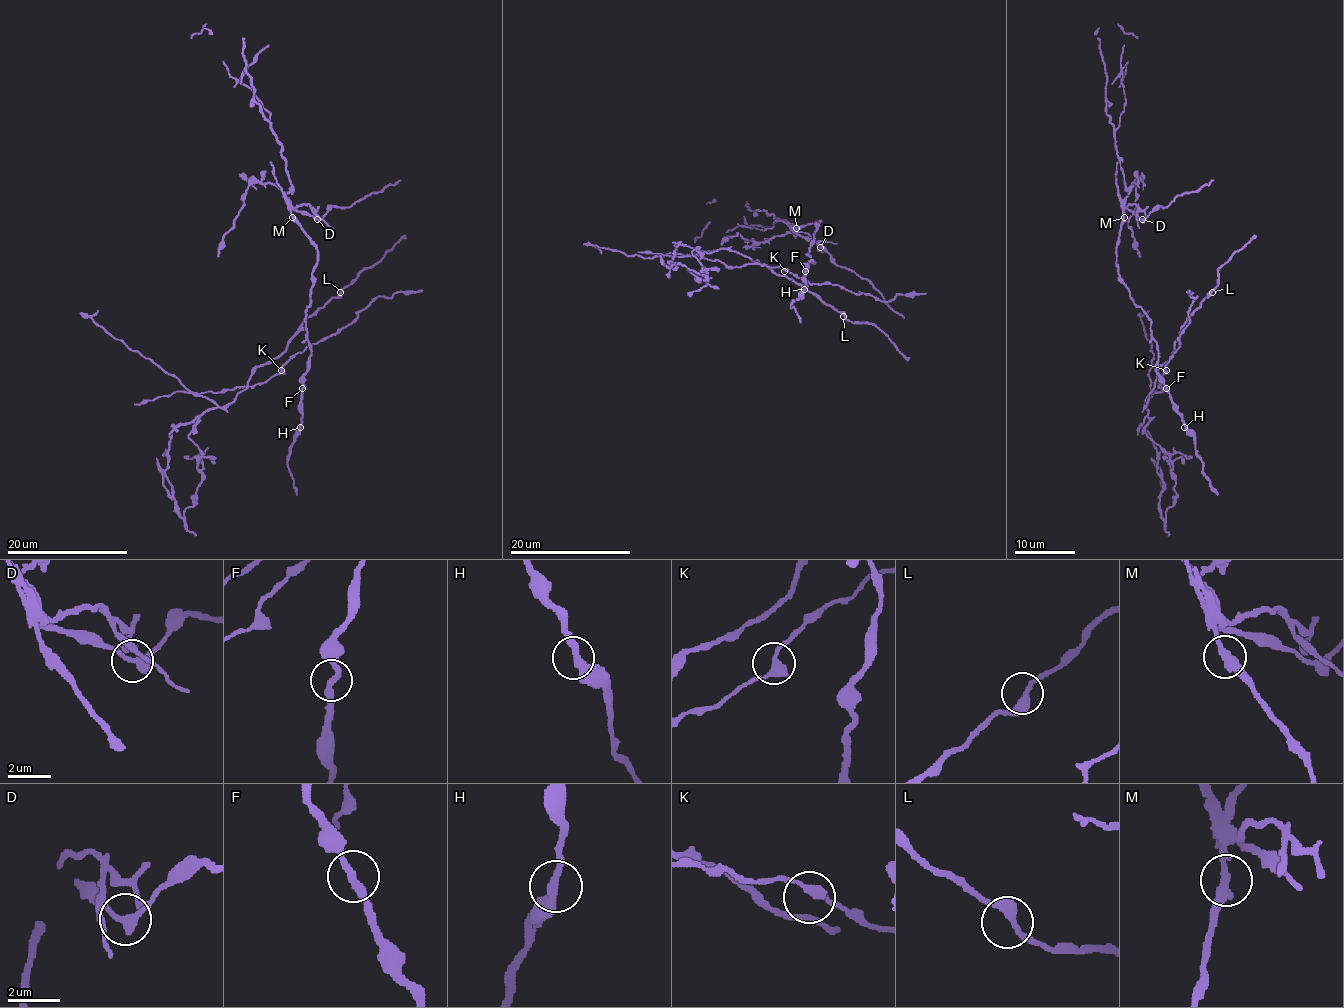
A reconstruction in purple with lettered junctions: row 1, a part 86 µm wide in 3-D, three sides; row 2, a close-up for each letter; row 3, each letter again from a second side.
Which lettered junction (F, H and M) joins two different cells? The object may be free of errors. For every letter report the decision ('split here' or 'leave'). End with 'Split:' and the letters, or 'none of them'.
F: leave
H: leave
M: split here
Split: M

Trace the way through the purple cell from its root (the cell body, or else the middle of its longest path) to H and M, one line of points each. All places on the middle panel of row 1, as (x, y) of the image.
H: (804, 265), (804, 289)
M: (804, 265), (810, 260), (814, 262), (808, 254), (808, 247), (816, 223), (820, 221), (802, 224), (796, 229)

